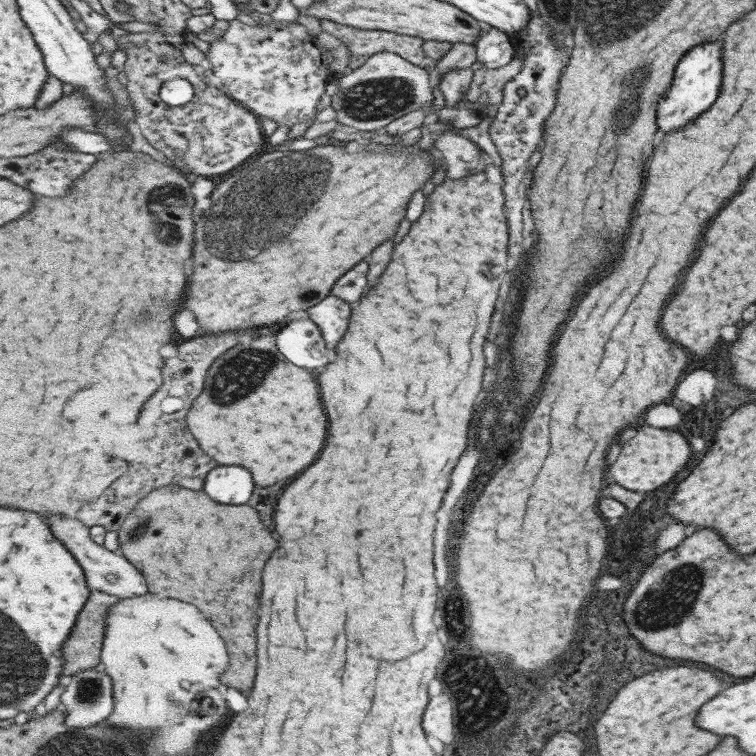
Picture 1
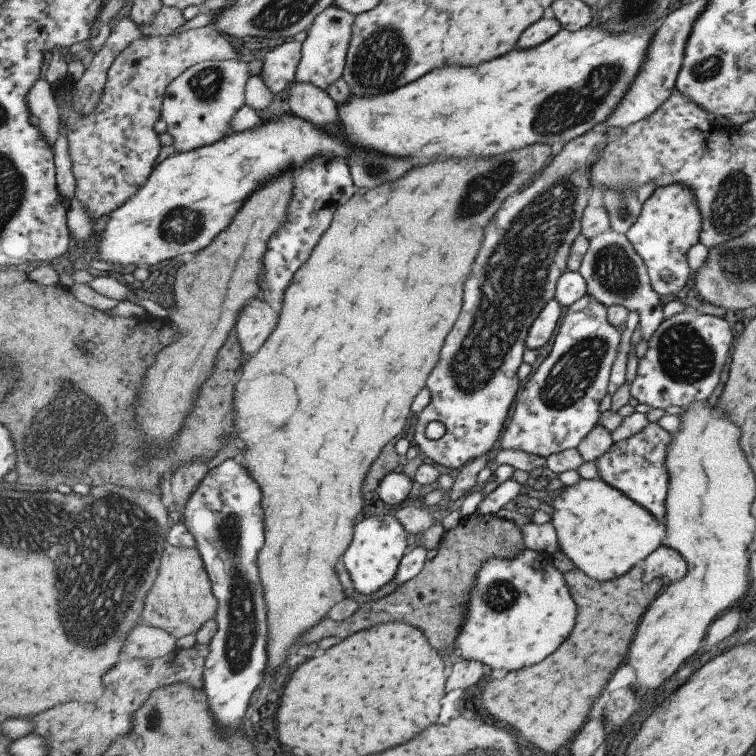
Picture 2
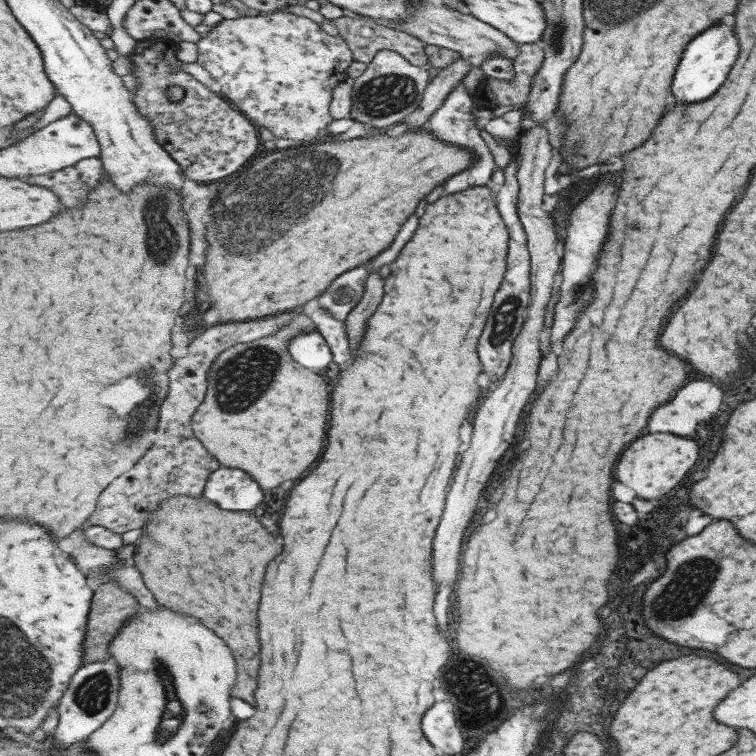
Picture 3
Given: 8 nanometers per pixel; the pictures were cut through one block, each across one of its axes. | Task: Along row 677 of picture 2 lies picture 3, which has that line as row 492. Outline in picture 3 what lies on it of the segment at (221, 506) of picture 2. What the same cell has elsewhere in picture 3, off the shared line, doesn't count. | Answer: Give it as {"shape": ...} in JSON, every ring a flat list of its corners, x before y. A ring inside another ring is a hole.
{"shape":[[223,466,211,474,204,496,223,510,255,510,265,500,261,486,247,472]]}

